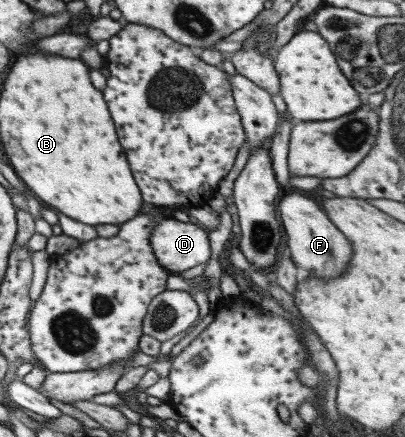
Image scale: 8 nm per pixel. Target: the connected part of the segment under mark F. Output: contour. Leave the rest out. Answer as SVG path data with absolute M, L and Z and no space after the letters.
M289 192L278 201L277 206L283 233L286 234L286 247L288 247L290 259L293 259L292 263L307 271L308 278L314 277L310 273L318 273L318 277L324 277L324 279L340 275L346 263L350 261L350 253L352 253L350 243L324 217L324 213L316 207L316 203L298 193Z

